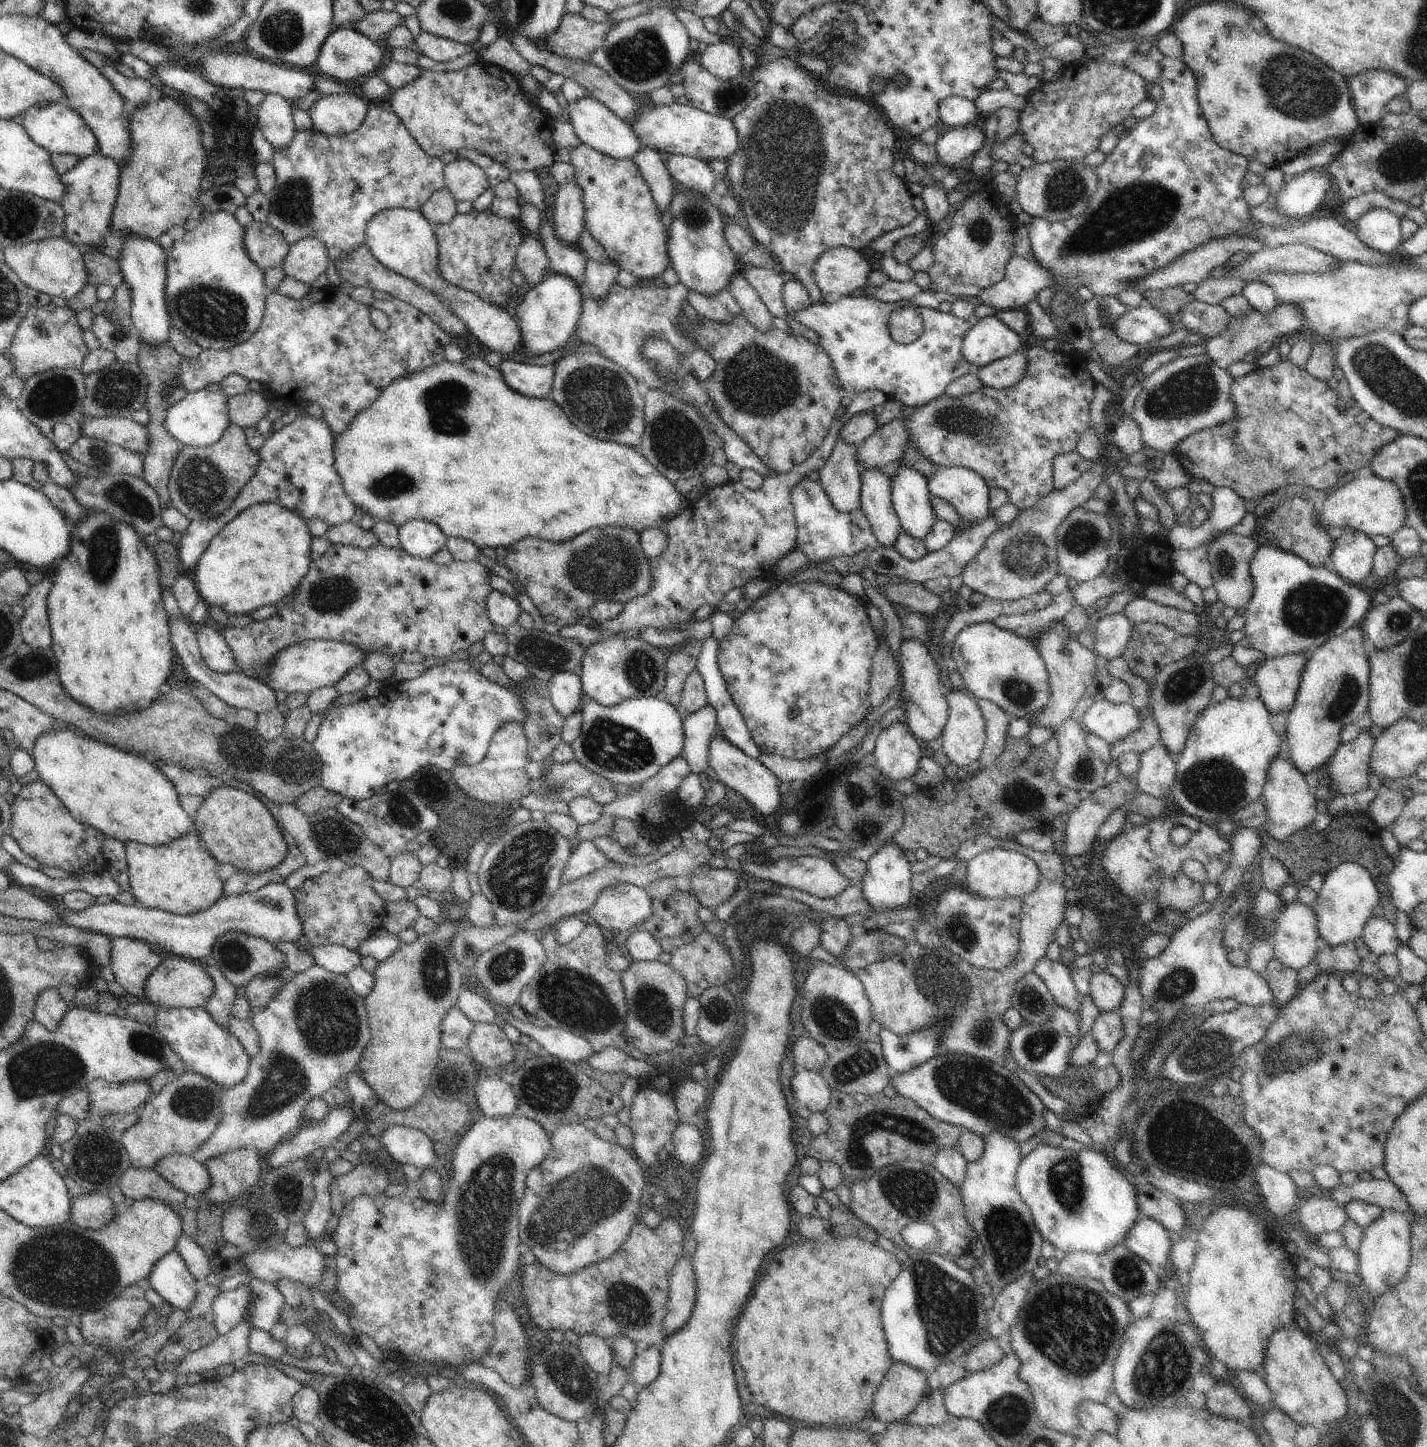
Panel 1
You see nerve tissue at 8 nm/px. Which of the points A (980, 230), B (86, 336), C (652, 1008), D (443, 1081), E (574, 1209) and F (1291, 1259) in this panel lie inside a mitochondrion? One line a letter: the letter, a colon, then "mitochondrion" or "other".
A: mitochondrion
B: other
C: mitochondrion
D: other
E: mitochondrion
F: other

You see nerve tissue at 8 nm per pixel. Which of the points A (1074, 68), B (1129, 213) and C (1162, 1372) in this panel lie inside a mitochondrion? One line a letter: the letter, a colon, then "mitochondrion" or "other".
A: other
B: mitochondrion
C: mitochondrion

